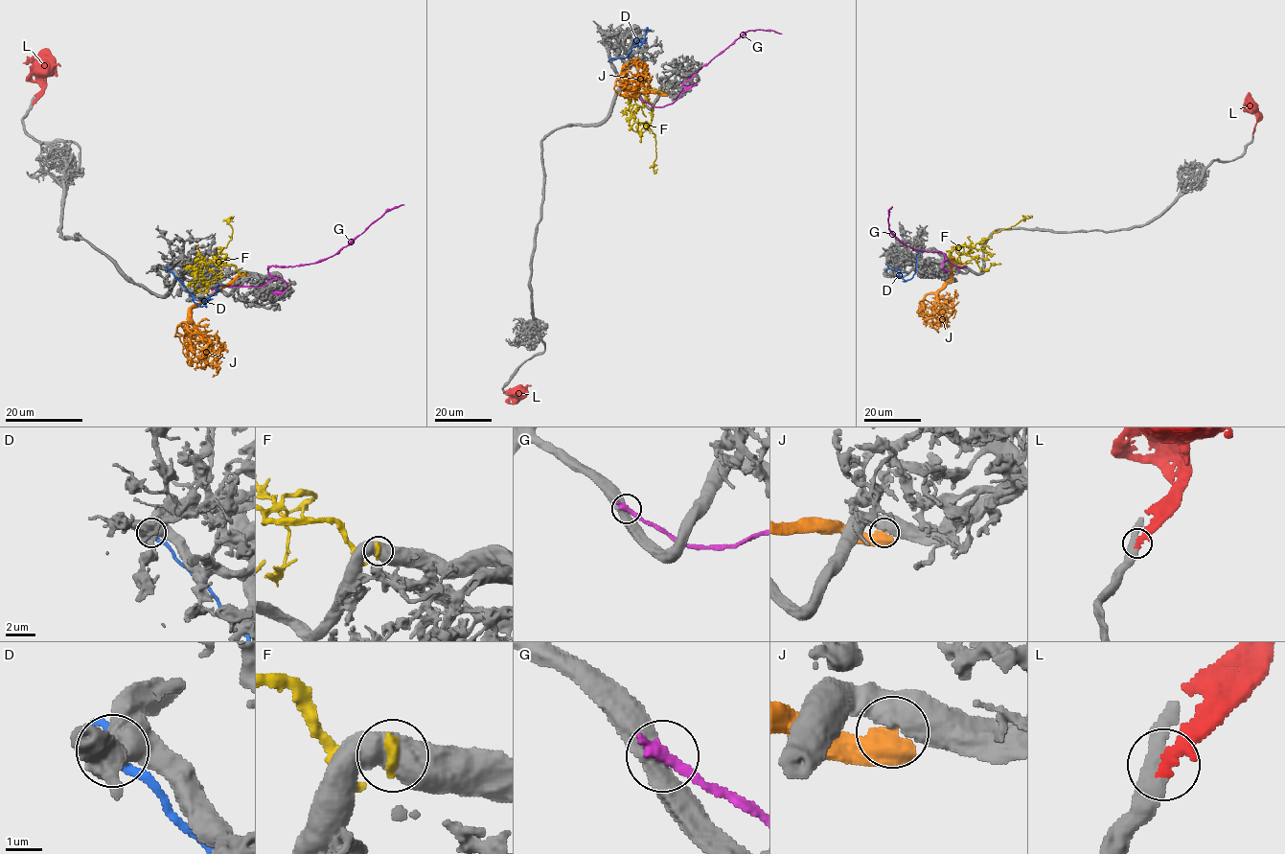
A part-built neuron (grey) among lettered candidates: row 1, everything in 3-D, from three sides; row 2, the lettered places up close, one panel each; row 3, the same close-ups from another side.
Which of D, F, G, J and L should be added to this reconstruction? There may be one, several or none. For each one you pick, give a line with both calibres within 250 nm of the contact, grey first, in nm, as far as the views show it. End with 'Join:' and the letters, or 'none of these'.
L: Thickness 360 nm (grey) against 400 nm
Join: L

